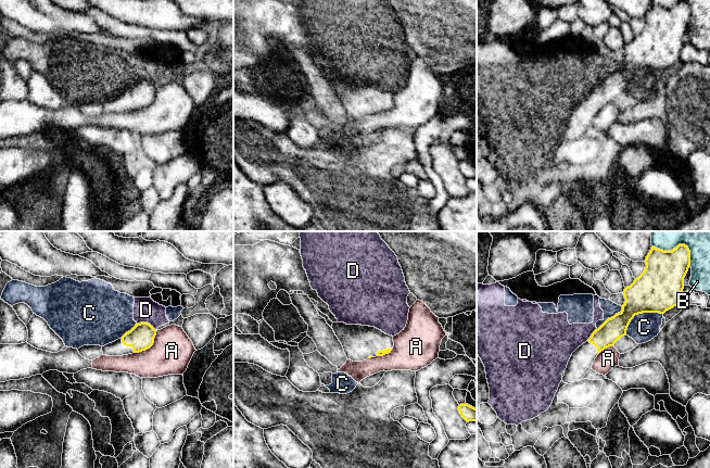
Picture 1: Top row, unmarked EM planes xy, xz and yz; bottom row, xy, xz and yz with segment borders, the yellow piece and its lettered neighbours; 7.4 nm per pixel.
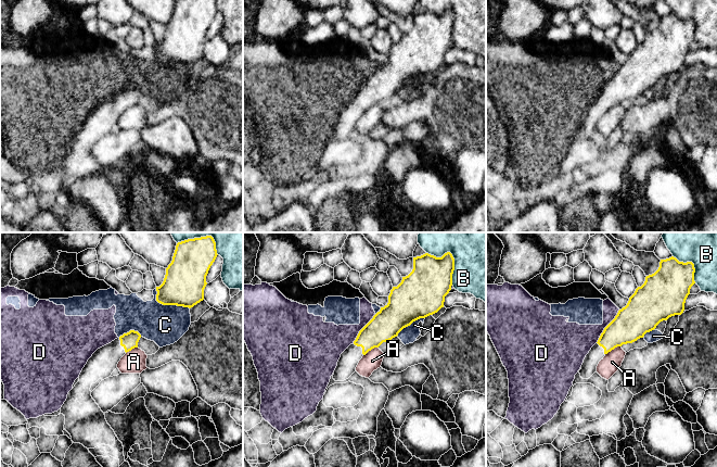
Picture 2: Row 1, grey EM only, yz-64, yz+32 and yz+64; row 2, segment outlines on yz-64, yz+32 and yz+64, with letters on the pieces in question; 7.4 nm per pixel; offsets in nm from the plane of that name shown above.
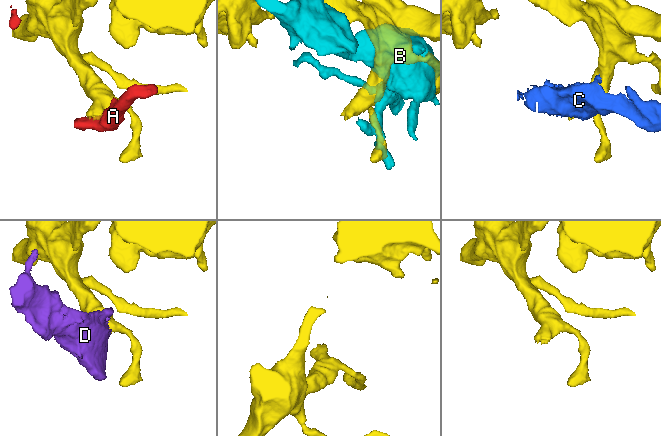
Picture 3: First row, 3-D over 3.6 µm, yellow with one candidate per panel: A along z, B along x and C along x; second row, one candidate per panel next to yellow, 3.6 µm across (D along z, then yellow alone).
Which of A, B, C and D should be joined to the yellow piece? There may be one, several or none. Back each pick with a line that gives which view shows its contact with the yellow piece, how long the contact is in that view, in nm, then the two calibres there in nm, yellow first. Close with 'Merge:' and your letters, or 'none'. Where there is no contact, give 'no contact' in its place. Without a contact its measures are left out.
Merge: none

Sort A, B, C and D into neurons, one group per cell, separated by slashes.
A / B / C D

